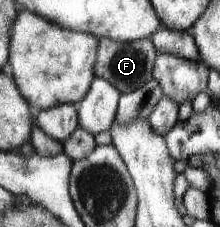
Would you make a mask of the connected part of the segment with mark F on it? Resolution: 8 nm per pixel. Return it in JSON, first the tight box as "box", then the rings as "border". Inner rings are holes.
{"box":[94,38,156,94],"border":[[[100,38],[94,75],[114,84],[121,94],[133,92],[153,79],[156,52],[149,38],[134,42]]]}

